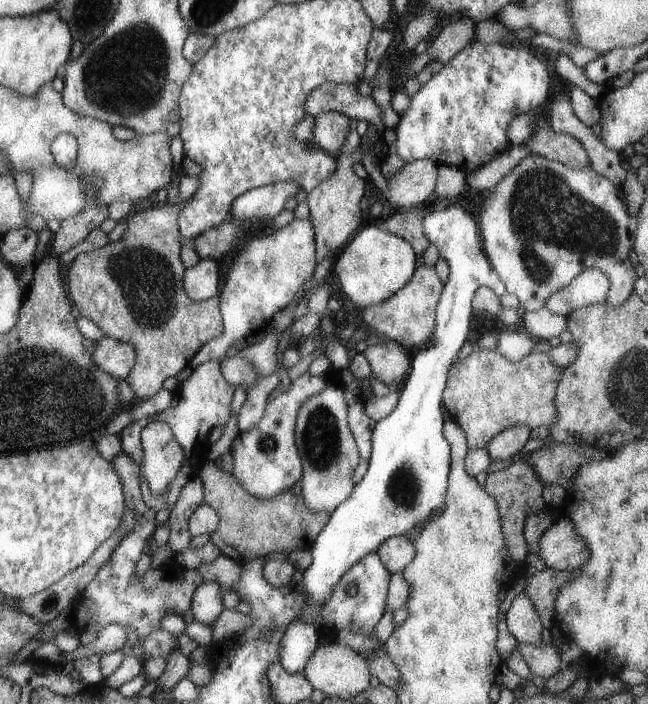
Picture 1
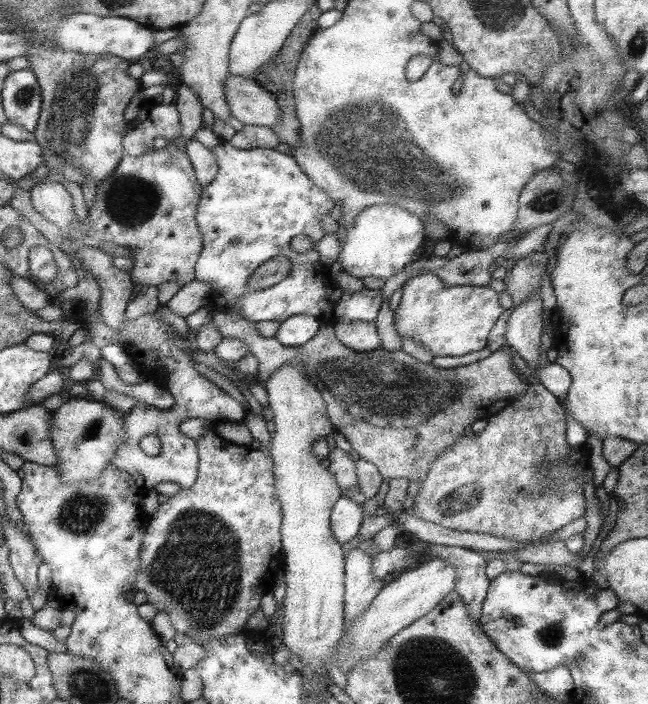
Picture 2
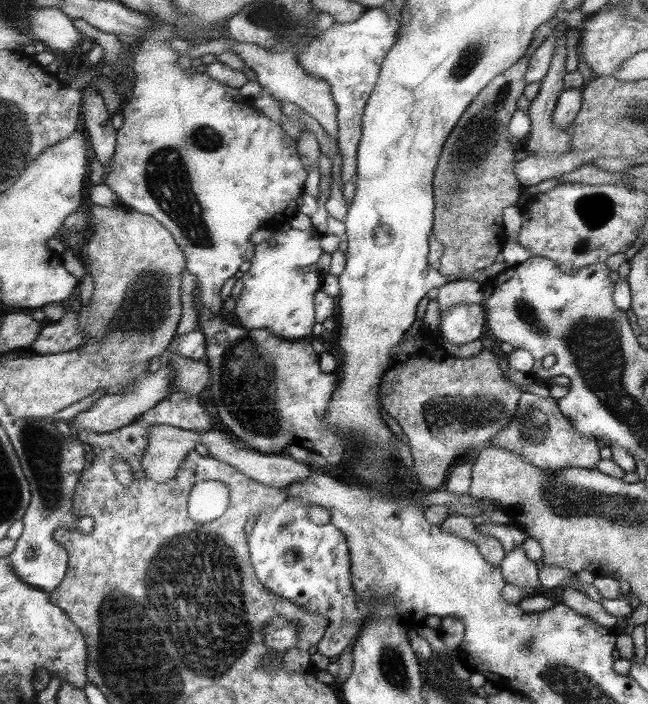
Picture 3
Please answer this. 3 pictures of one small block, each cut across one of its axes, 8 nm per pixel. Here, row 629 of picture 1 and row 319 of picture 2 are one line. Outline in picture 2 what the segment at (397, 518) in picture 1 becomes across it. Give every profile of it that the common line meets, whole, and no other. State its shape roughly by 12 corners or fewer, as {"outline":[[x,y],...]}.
{"outline":[[296,314],[281,321],[275,337],[299,347],[316,336],[319,317]]}

